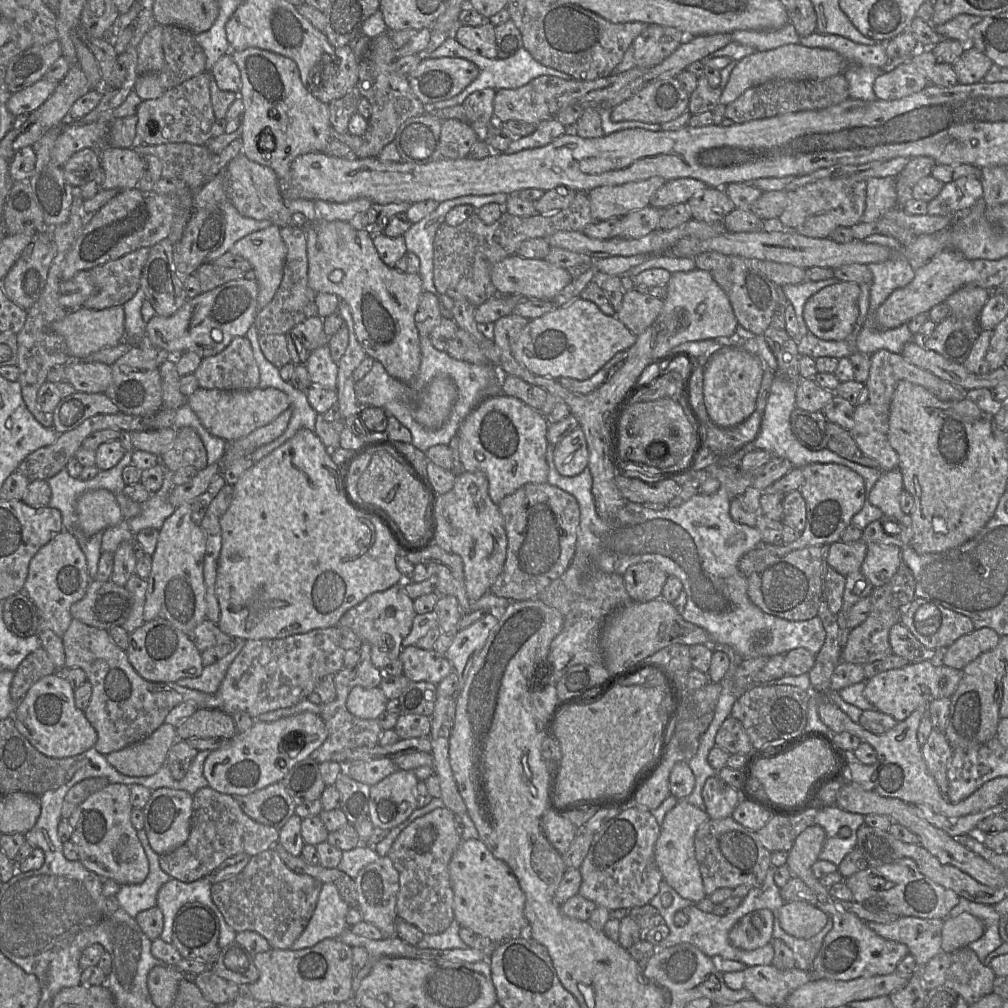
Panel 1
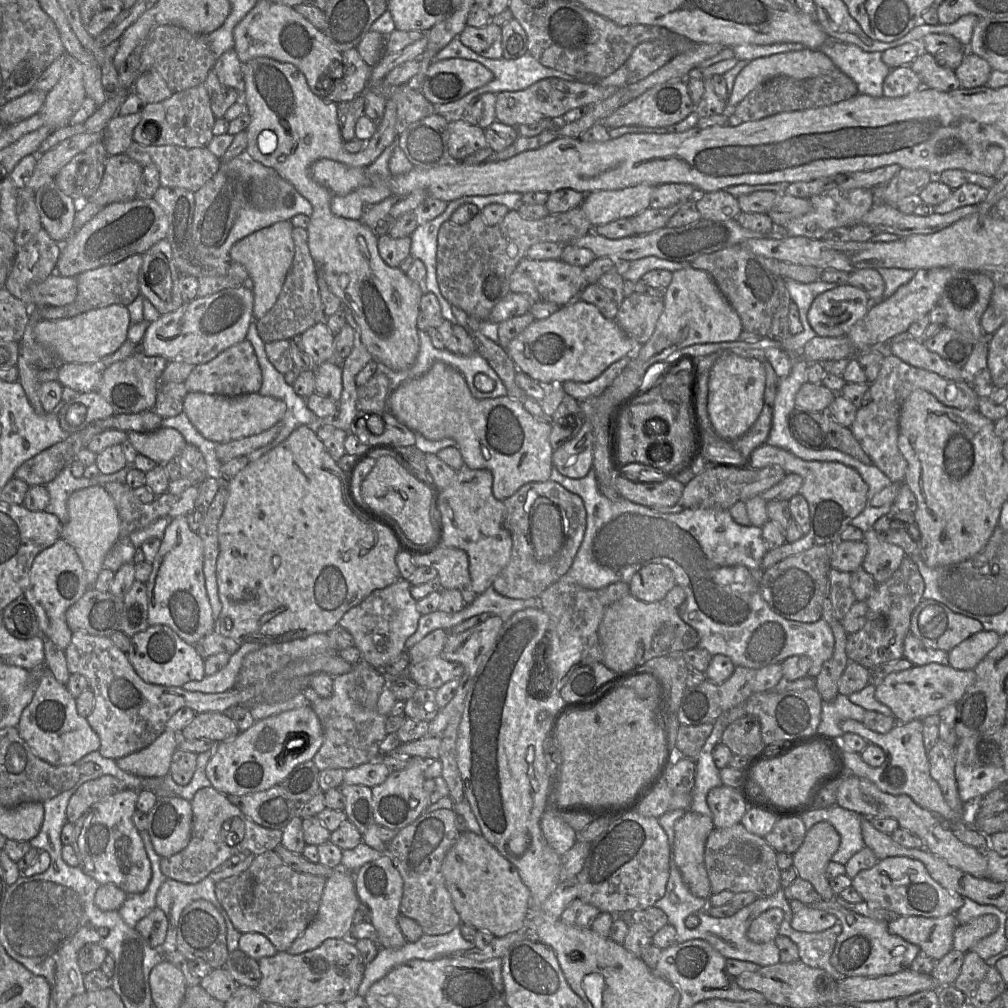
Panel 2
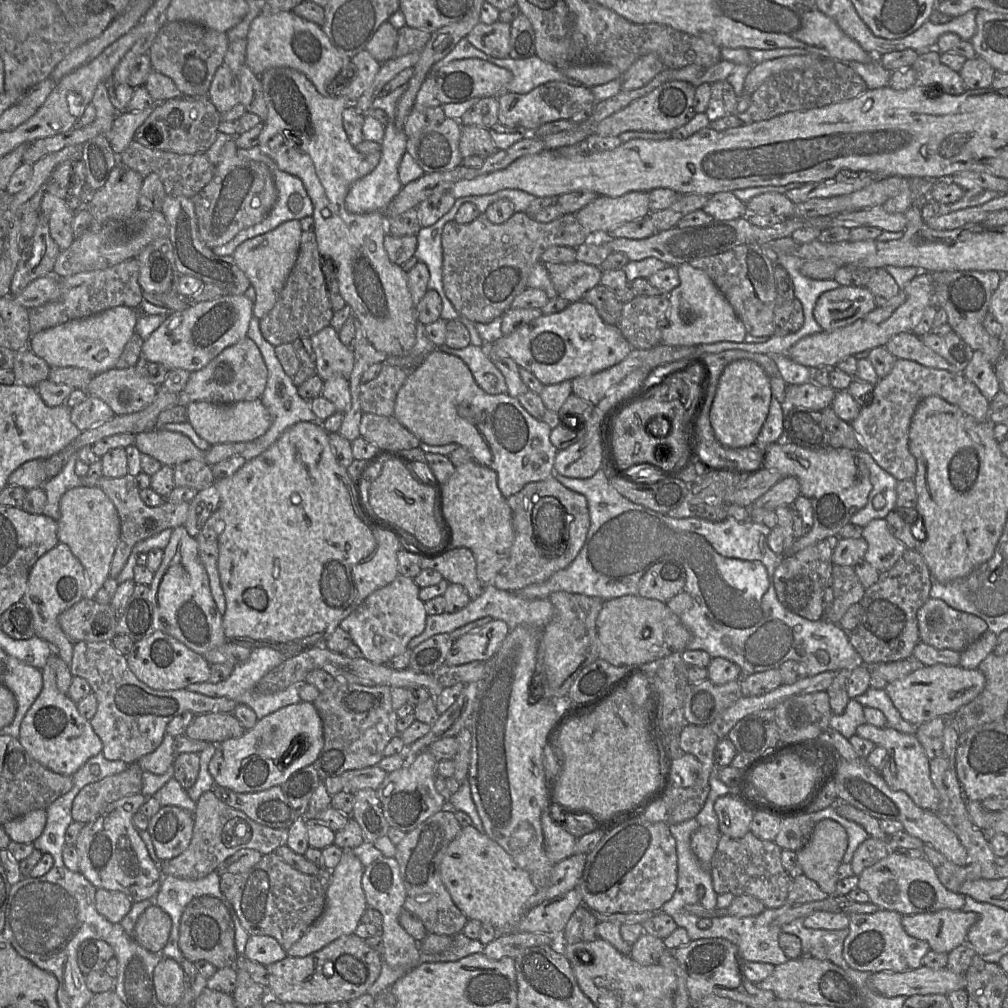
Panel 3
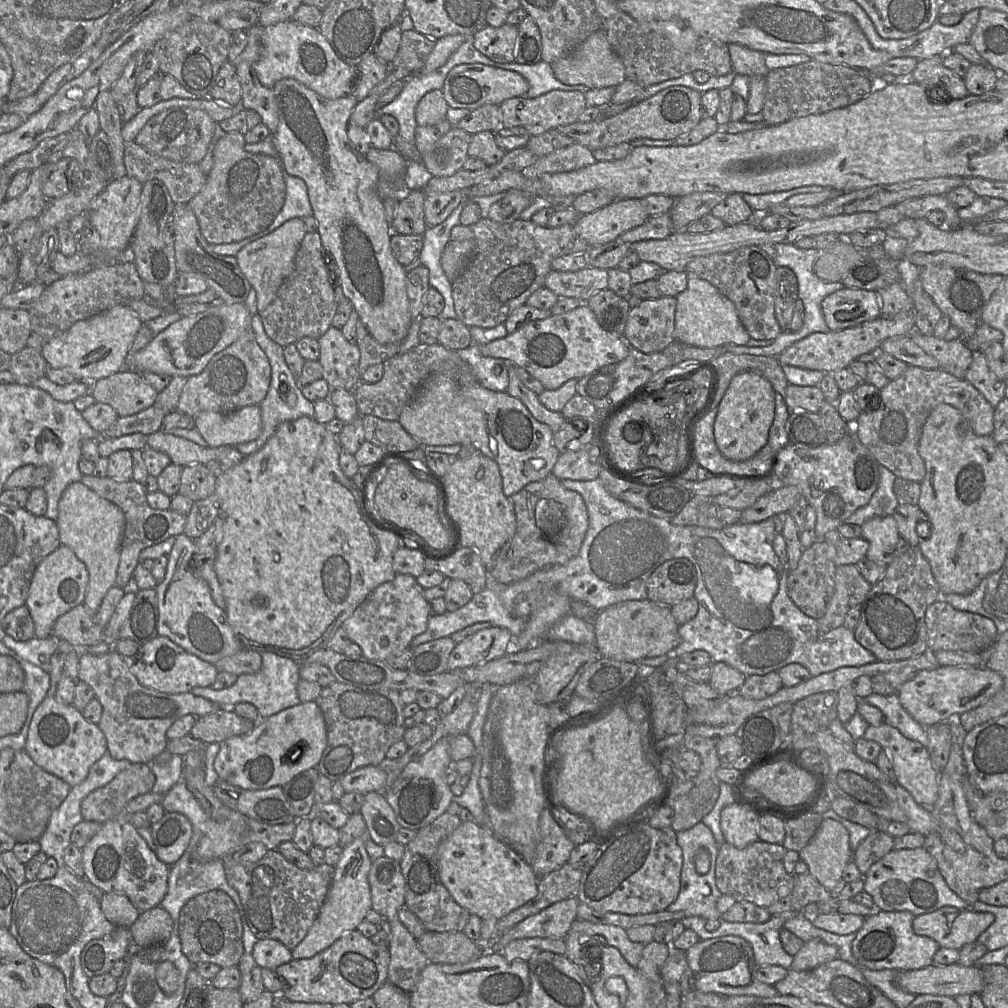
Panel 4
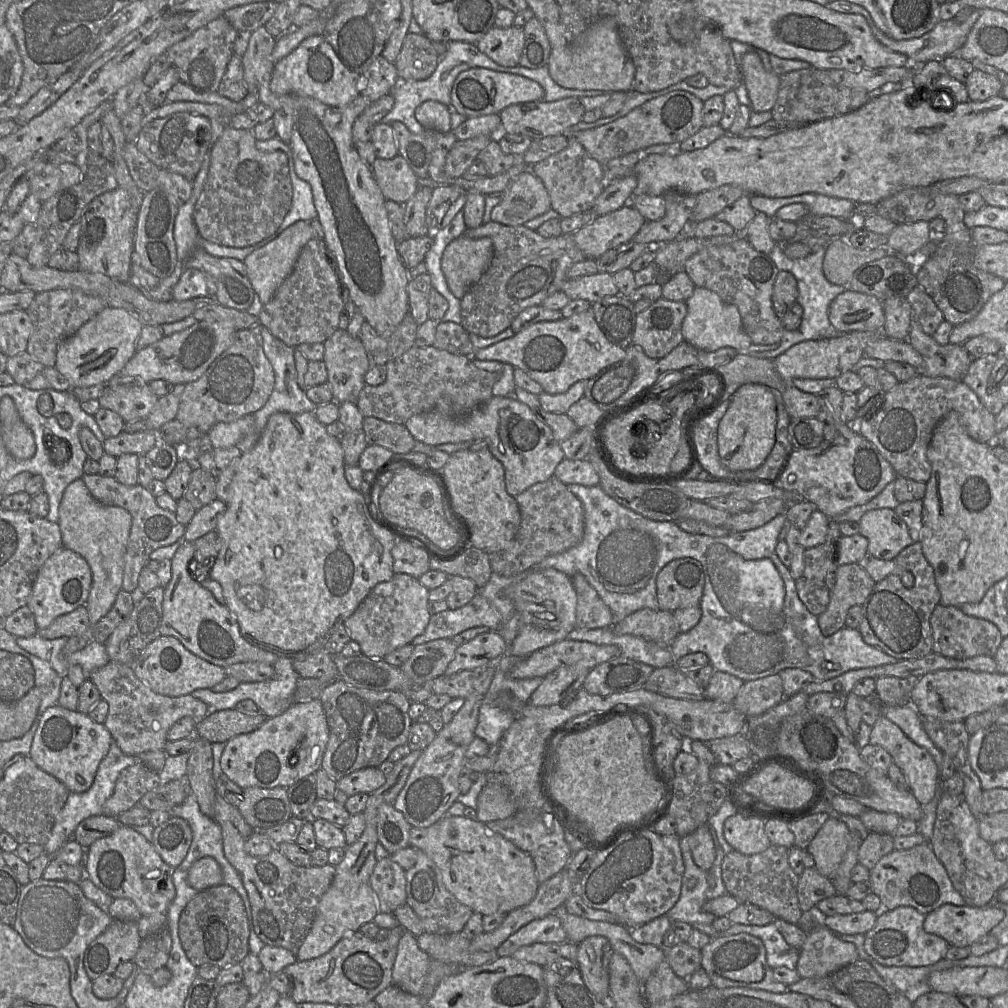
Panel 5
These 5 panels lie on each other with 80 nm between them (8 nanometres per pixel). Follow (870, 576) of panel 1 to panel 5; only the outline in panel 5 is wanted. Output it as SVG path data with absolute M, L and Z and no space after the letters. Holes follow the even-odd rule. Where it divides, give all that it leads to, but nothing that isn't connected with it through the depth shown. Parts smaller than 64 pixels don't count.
M889 508L866 512L859 526L860 534L869 542L868 554L880 560L894 560L907 546L915 543L905 522Z

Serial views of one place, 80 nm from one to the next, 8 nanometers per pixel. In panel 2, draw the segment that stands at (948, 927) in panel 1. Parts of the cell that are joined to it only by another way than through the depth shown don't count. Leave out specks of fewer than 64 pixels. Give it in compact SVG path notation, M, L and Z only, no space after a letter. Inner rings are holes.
M993 915L976 917L966 924L960 924L954 931L953 950L967 952L973 944L992 934L997 928L997 920Z

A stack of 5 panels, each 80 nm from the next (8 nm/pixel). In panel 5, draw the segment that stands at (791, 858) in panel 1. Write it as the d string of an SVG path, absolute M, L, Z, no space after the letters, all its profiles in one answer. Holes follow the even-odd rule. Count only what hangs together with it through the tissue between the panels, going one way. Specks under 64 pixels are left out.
M830 817L817 832L806 851L814 859L814 867L817 871L832 881L834 873L844 859L850 844L850 831L847 825L840 819Z

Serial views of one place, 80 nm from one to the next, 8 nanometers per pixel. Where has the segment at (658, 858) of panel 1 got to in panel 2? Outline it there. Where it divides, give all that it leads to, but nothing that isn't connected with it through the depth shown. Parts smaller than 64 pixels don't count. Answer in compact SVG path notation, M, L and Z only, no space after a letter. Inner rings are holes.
M685 811L674 826L672 860L690 892L699 898L711 896L710 881L704 863L708 836L715 828L712 818Z

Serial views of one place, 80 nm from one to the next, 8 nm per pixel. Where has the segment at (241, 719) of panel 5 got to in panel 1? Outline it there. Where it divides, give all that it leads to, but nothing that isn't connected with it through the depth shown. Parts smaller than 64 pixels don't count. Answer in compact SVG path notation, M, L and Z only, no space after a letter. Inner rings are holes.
M198 708L194 714L176 726L178 739L232 739L237 729L231 714L221 709Z

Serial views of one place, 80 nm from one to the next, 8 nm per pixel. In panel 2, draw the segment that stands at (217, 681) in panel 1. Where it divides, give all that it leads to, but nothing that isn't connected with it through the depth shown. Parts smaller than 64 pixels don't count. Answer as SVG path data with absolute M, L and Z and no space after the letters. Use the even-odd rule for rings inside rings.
M246 642L240 645L238 651L234 653L227 665L213 675L206 675L200 681L190 681L183 685L183 689L193 692L222 693L233 689L242 666L244 657L258 650L262 644Z

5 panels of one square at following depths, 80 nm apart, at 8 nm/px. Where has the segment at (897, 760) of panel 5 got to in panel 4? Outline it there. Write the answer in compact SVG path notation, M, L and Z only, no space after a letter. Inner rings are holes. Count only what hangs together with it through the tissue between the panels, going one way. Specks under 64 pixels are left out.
M885 722L877 726L869 725L863 739L877 742L884 751L888 752L892 760L895 781L911 794L916 803L923 807L935 805L939 796L939 773L934 768L926 747L906 738L897 728Z

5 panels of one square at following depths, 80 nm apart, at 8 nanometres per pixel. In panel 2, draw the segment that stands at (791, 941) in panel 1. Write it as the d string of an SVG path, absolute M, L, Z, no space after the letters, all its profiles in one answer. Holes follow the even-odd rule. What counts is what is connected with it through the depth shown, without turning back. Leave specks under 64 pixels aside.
M789 903L787 914L780 925L778 935L790 938L799 949L799 961L818 969L825 970L838 982L848 978L839 973L831 963L831 954L836 940L842 931L841 923L838 922L822 932L800 932L791 926L792 908Z

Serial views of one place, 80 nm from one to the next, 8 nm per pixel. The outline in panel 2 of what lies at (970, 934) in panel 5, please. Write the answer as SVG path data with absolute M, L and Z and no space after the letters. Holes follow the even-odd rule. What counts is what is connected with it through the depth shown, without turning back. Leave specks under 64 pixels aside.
M955 915L939 918L899 916L888 922L888 931L917 945L920 952L938 961L953 950L953 935L958 925Z

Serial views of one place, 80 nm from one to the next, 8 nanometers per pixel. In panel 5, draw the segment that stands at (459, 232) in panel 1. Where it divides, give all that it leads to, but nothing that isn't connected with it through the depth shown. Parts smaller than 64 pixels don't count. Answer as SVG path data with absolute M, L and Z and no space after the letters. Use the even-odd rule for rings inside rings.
M490 221L477 228L467 228L461 236L474 239L489 237L493 241L494 252L489 267L460 299L461 325L468 333L484 338L498 335L509 328L515 317L524 309L541 305L548 296L560 291L567 279L567 271L570 267L586 259L571 234L545 238L524 225L508 226Z

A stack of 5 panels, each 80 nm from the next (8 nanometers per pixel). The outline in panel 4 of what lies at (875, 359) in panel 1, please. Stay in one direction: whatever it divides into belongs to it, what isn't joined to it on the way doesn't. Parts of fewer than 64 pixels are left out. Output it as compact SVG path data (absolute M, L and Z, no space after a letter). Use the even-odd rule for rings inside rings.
M908 365L903 374L890 380L879 390L879 398L869 403L868 410L859 414L853 424L853 434L872 453L880 465L886 467L897 478L921 483L926 474L925 462L918 452L922 428L930 412L939 404L948 404L958 409L978 436L992 435L995 430L994 408L984 396L964 378L957 378L941 369L925 369Z

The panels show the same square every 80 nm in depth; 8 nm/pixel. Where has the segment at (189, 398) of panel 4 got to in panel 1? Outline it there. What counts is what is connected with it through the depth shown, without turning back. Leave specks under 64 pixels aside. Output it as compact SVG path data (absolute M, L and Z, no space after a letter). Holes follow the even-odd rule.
M245 336L234 338L218 354L203 358L194 375L204 389L252 390L260 381L259 367Z

